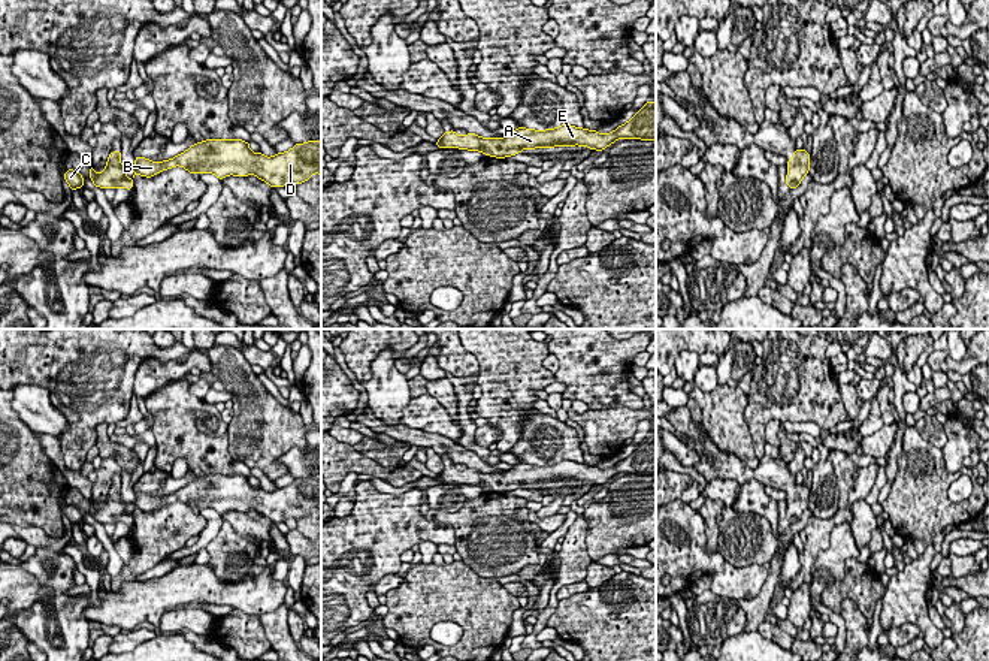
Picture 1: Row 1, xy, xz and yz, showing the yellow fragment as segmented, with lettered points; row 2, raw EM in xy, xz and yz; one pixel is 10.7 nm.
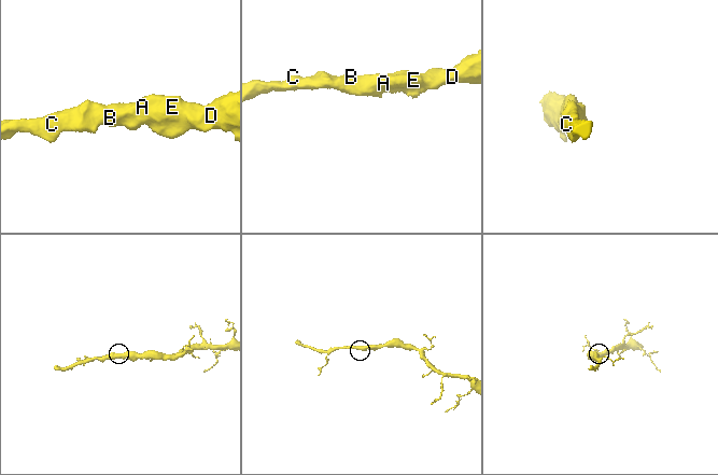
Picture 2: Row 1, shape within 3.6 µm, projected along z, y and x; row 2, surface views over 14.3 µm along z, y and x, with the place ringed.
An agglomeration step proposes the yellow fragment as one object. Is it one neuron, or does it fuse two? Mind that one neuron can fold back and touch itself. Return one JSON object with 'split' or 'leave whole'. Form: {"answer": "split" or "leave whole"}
{"answer": "leave whole"}

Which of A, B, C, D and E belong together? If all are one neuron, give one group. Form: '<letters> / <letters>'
A B C D E

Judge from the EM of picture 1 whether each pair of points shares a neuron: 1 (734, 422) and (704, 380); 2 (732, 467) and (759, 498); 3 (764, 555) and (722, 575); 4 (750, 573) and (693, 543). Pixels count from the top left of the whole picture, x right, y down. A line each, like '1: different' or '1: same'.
1: different
2: different
3: different
4: same

